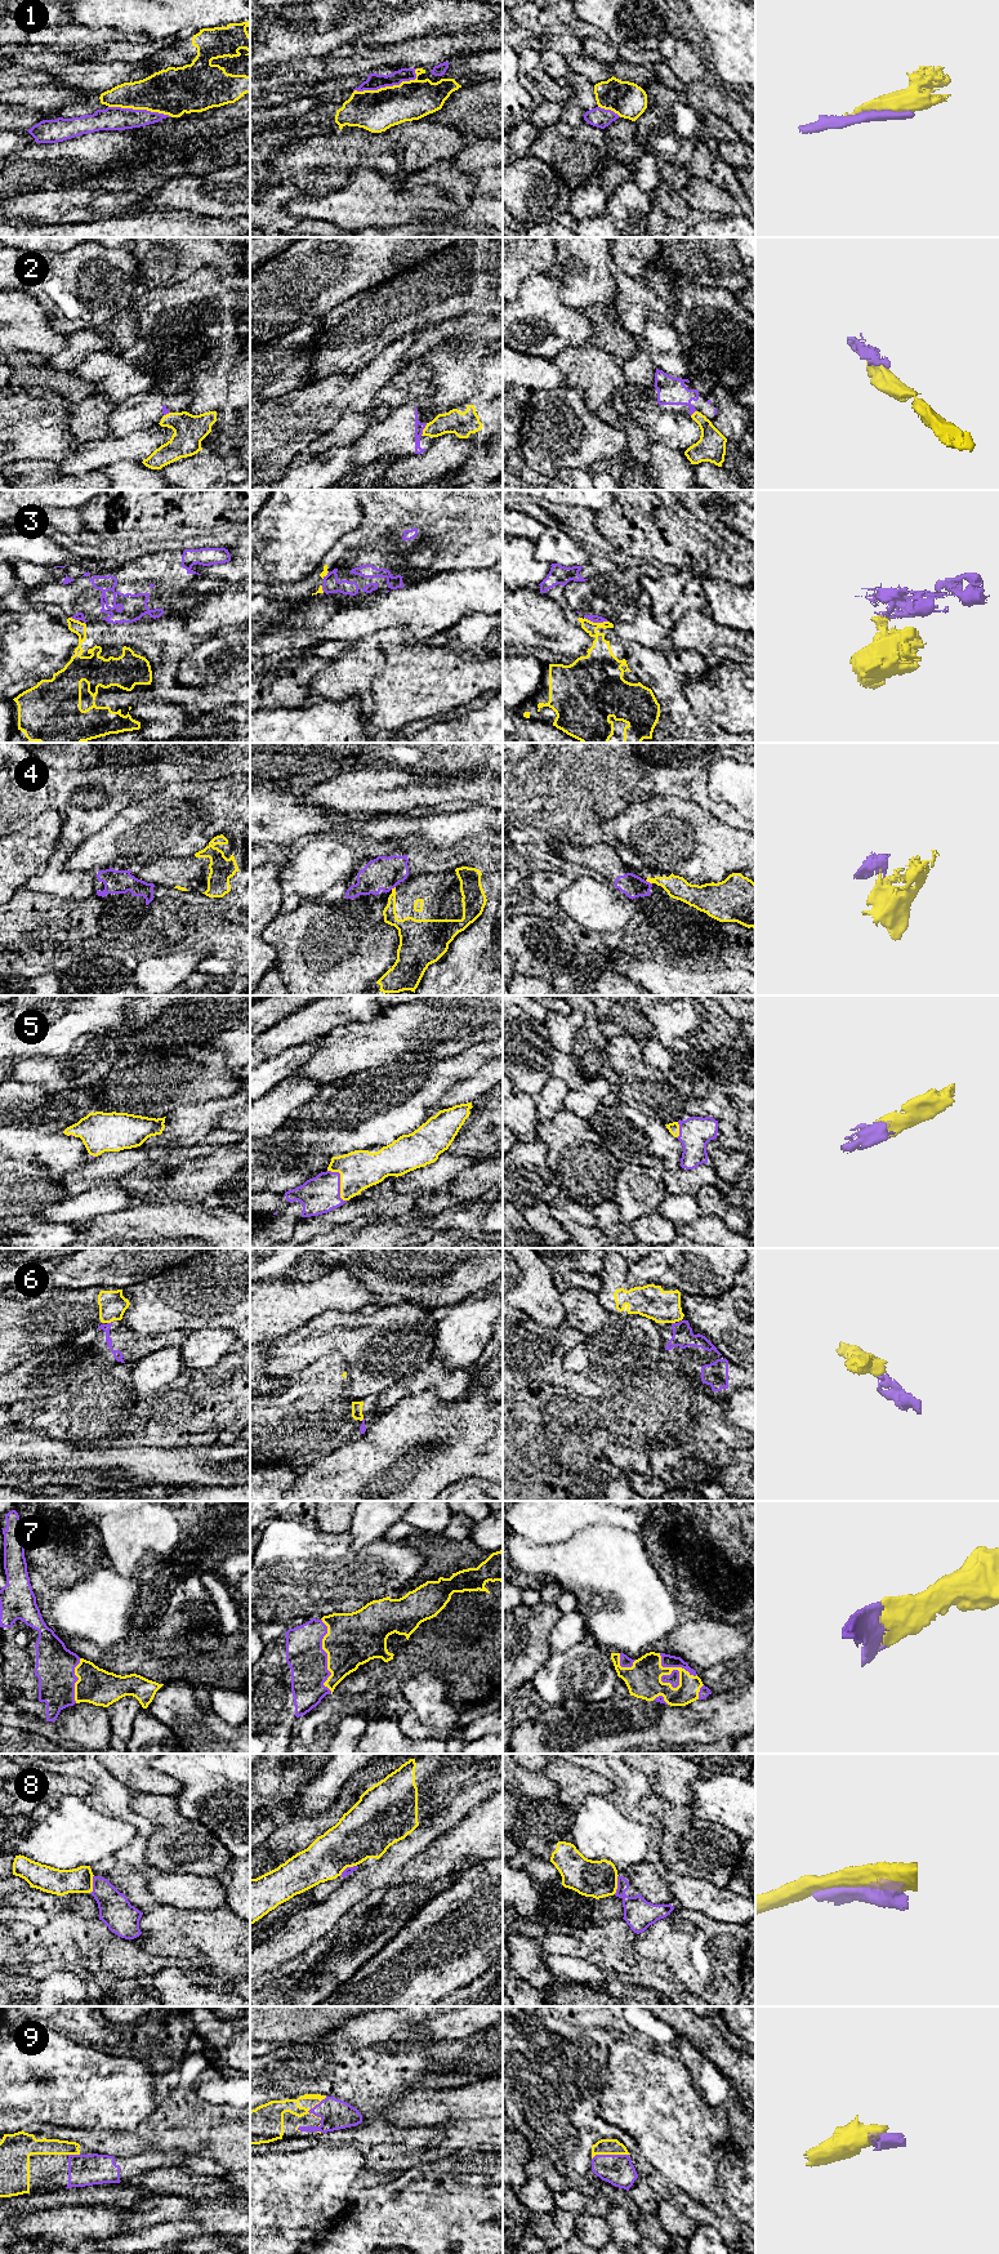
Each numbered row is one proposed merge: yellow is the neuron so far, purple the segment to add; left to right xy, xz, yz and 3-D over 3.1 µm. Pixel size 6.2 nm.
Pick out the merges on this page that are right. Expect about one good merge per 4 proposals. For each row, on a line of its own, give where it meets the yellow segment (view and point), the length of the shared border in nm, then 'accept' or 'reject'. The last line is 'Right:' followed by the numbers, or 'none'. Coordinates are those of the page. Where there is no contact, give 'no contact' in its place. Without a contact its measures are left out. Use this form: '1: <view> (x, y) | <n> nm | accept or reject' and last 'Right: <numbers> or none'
1: xz (388, 87) | 420 nm | reject
2: xz (423, 430) | 90 nm | reject
3: yz (596, 623) | 160 nm | reject
4: yz (649, 881) | 50 nm | reject
5: xz (340, 1183) | 240 nm | accept
6: xy (108, 1322) | 40 nm | reject
7: yz (673, 1667) | 280 nm | accept
8: xz (347, 1866) | 130 nm | reject
9: yz (610, 2154) | 240 nm | accept
Right: 5, 7, 9

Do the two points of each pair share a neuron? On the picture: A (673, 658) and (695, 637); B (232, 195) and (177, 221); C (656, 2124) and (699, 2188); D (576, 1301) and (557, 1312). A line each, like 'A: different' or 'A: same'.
A: different
B: different
C: same
D: different

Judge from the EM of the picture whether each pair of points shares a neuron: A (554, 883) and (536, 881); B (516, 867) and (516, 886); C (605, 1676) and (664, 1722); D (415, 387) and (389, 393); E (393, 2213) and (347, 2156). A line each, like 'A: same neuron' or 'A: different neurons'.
A: same neuron
B: same neuron
C: different neurons
D: same neuron
E: different neurons

